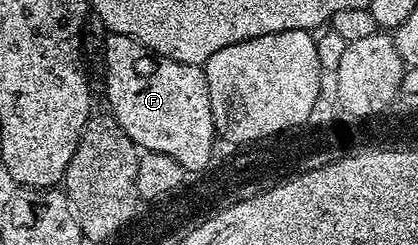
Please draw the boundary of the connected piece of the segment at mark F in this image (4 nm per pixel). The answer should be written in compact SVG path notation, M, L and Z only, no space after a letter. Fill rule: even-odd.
M110 34L105 43L105 95L109 98L108 110L113 119L131 137L131 141L142 143L157 153L167 153L175 161L190 166L201 167L205 159L215 159L213 142L219 136L211 117L211 97L207 93L207 77L201 67L187 65L183 61L155 55L126 35Z

